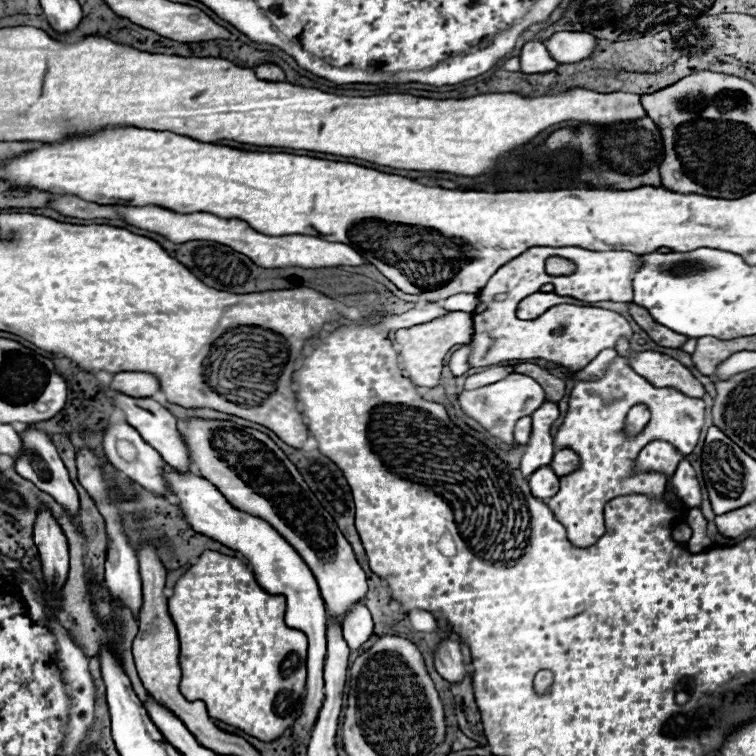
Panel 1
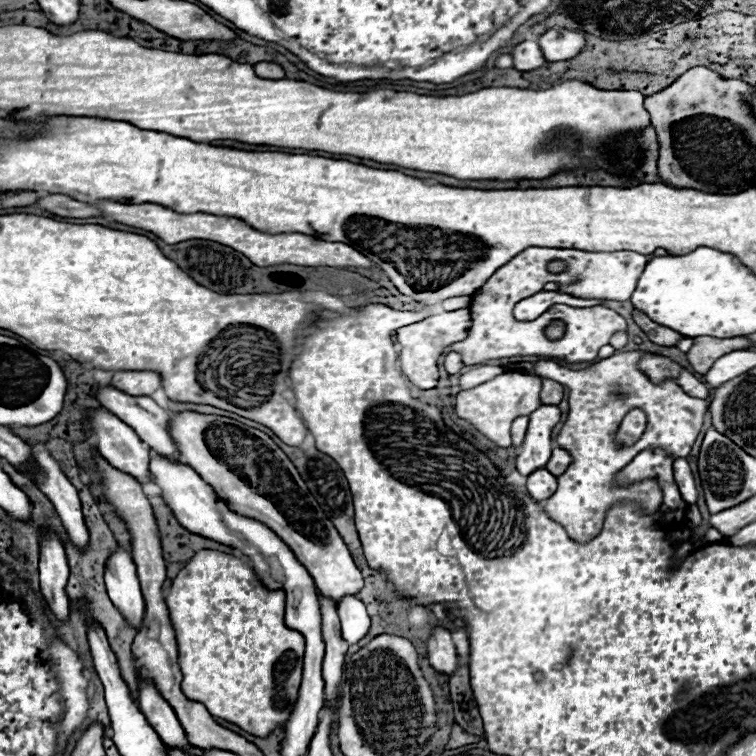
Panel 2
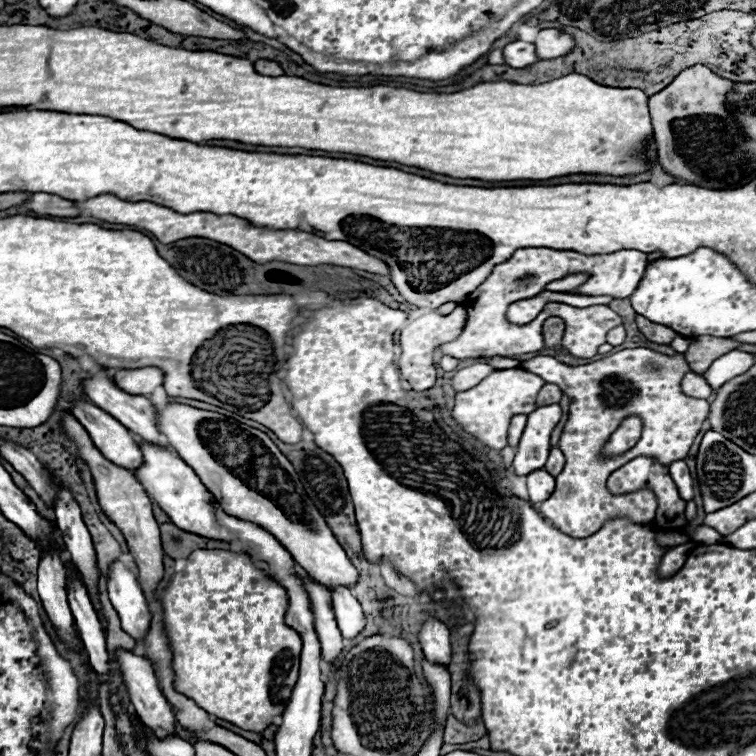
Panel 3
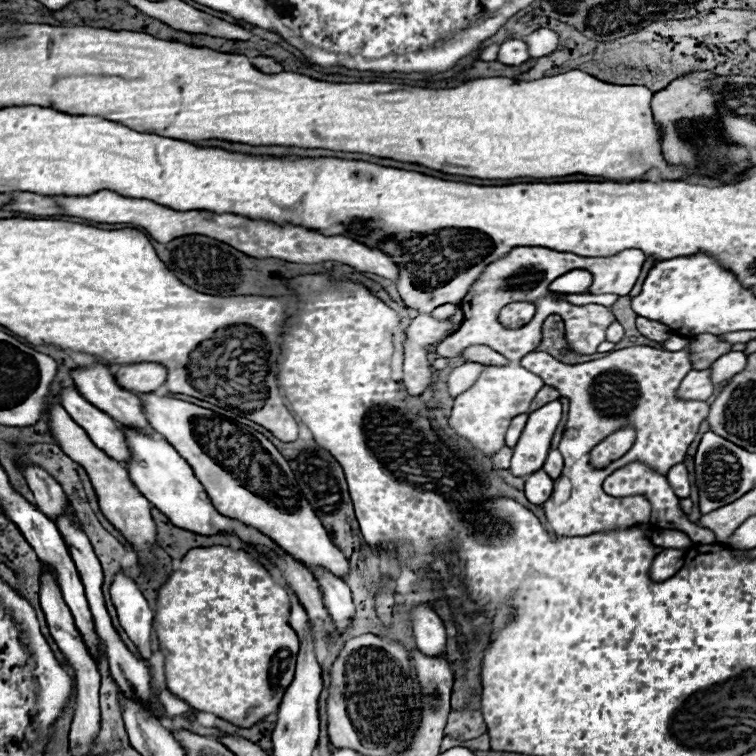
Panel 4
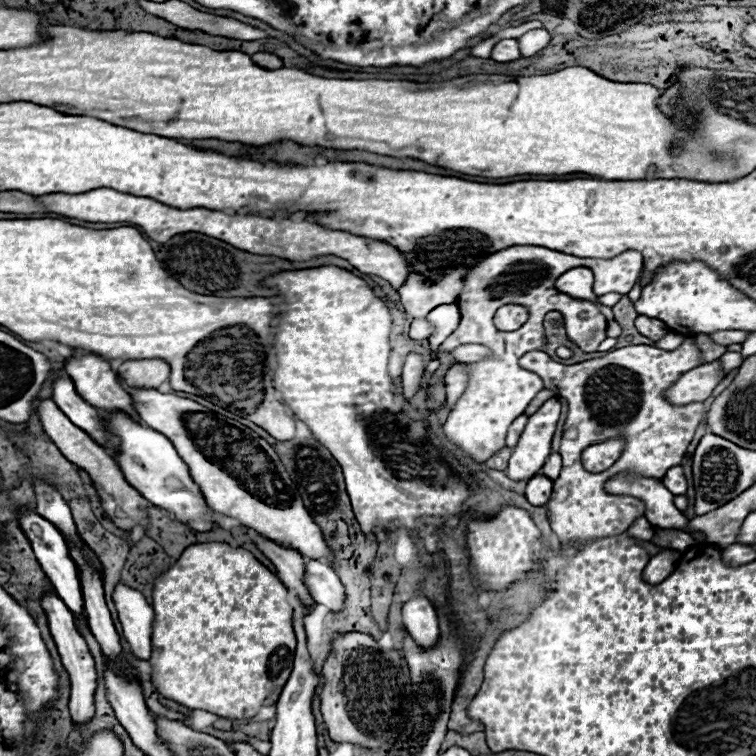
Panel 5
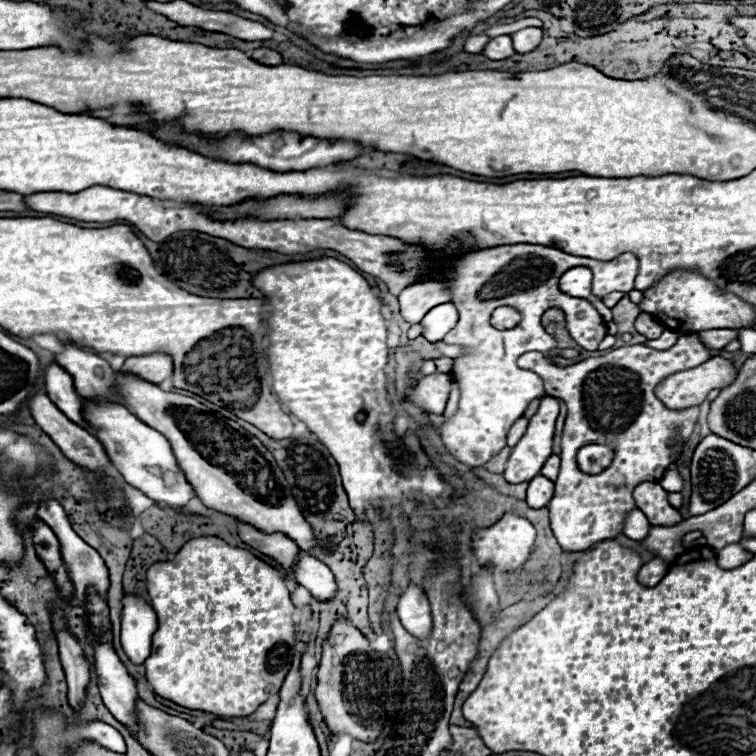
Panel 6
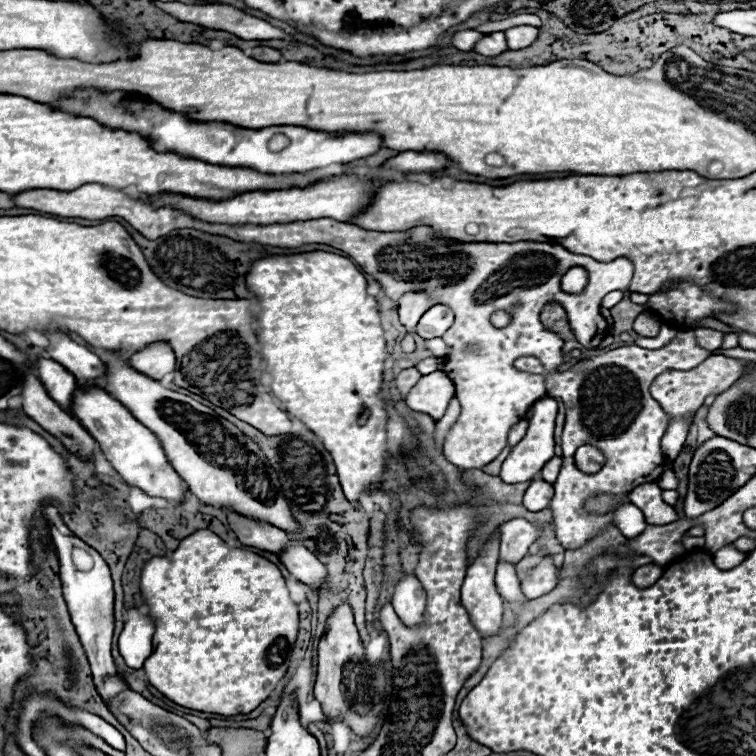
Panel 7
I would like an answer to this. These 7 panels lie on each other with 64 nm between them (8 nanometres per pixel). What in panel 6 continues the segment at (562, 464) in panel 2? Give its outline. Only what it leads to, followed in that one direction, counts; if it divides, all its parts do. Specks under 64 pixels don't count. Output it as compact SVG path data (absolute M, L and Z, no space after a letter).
M552 454L548 460L546 460L546 466L542 468L542 476L546 476L546 478L550 478L550 480L556 480L556 476L558 476L558 468L560 468L560 458L556 456L556 454Z

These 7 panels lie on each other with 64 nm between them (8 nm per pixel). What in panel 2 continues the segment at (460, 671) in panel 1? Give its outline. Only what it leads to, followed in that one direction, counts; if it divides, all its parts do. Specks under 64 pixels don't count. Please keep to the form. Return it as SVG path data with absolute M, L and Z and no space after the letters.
M444 628L432 630L432 636L428 640L428 660L432 668L436 668L440 674L446 674L446 676L452 676L460 668L456 646L448 630Z

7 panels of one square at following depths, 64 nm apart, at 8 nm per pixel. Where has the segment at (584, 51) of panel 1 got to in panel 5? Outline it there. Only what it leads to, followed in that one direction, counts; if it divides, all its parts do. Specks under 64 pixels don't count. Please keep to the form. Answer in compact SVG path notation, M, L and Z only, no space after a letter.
M538 28L538 30L530 30L526 32L518 42L520 42L520 52L522 54L538 54L540 50L544 50L550 44L552 36L548 34L548 30Z

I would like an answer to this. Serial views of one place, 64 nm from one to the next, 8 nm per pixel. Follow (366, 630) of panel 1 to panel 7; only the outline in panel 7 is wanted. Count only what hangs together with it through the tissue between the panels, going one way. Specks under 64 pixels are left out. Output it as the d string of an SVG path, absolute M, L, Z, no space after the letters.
M292 542L288 550L280 554L280 560L296 580L304 582L312 590L322 590L326 586L326 578L328 578L326 566L302 544Z

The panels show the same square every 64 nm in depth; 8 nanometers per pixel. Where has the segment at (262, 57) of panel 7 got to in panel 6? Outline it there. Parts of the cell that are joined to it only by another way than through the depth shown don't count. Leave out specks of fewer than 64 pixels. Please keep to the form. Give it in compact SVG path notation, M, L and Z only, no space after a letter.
M258 48L252 52L252 58L260 64L266 64L266 66L278 66L282 64L282 56L274 50L268 50L268 48Z

